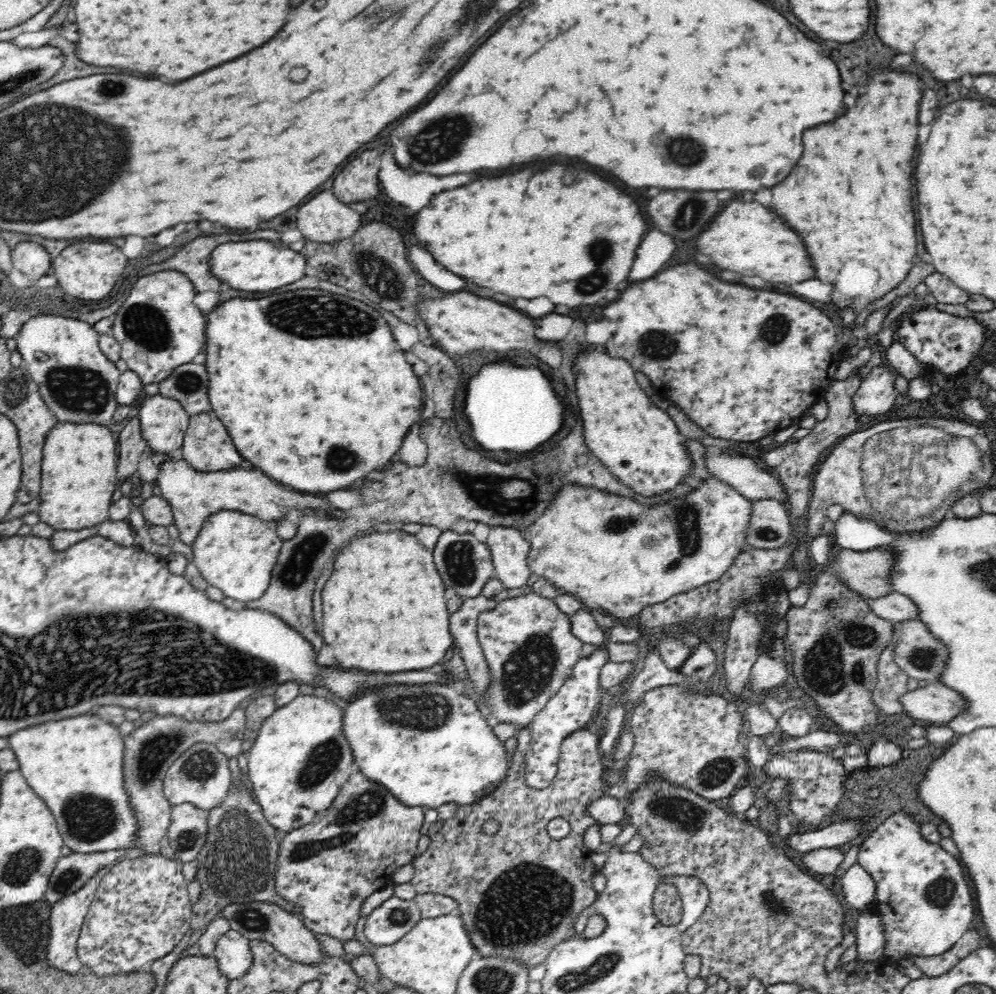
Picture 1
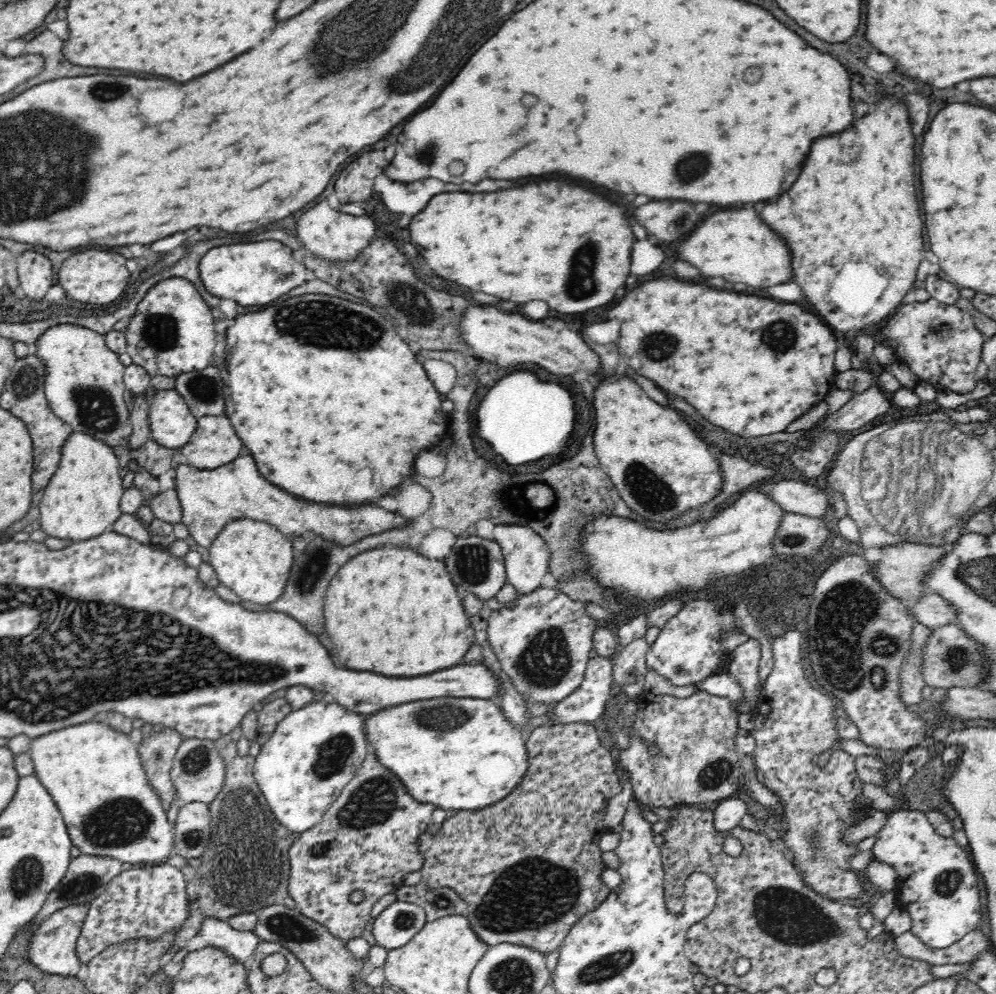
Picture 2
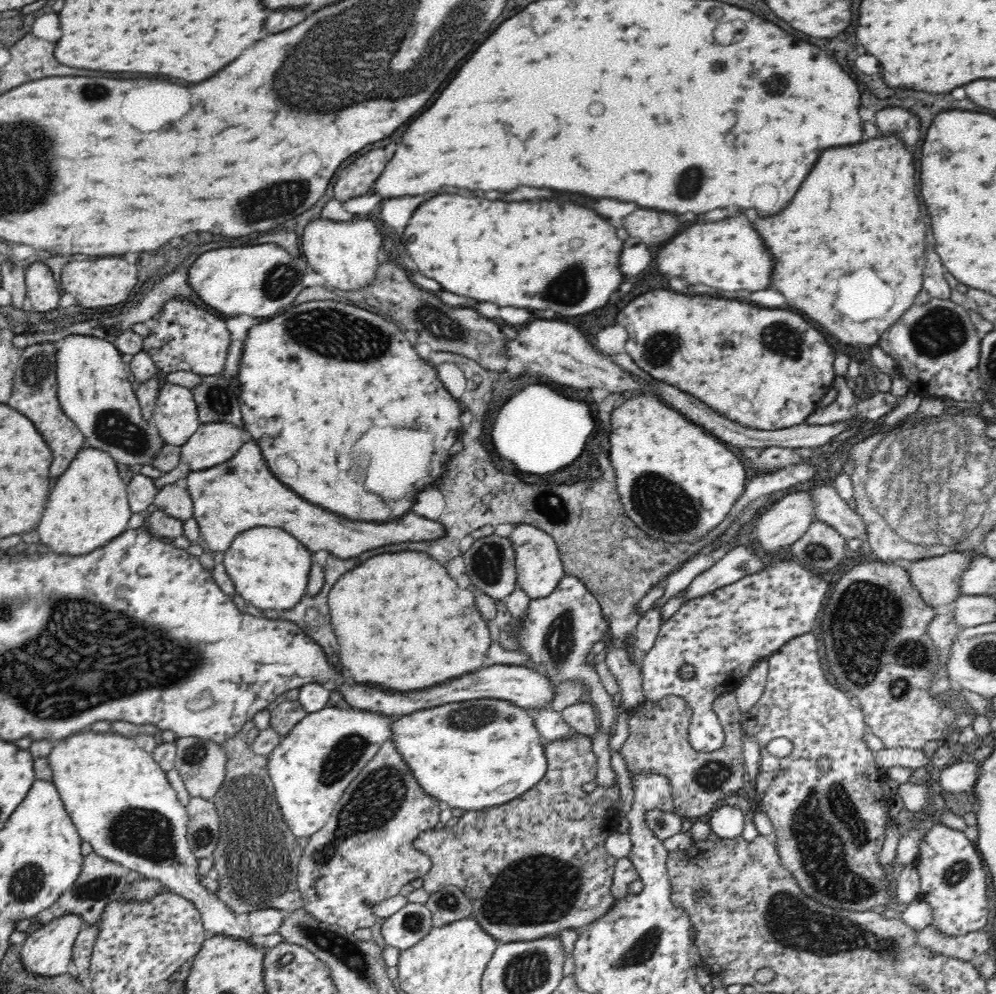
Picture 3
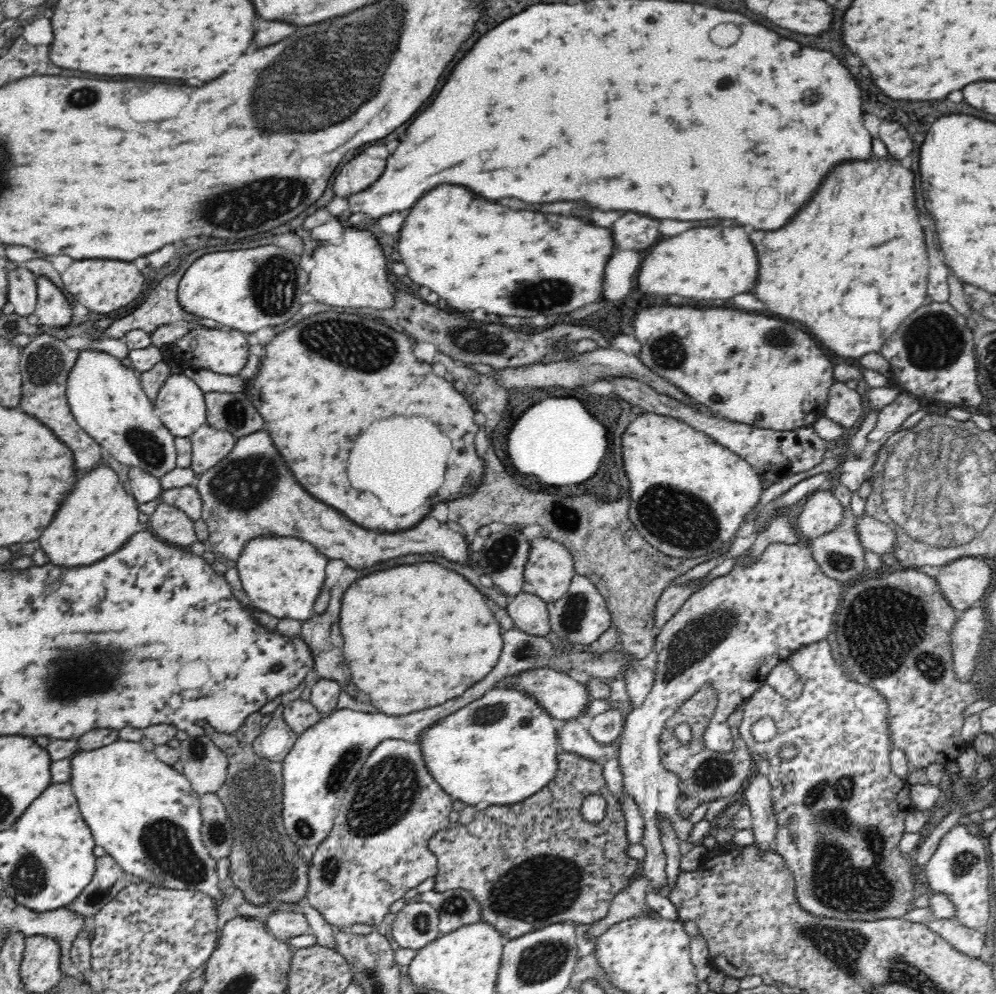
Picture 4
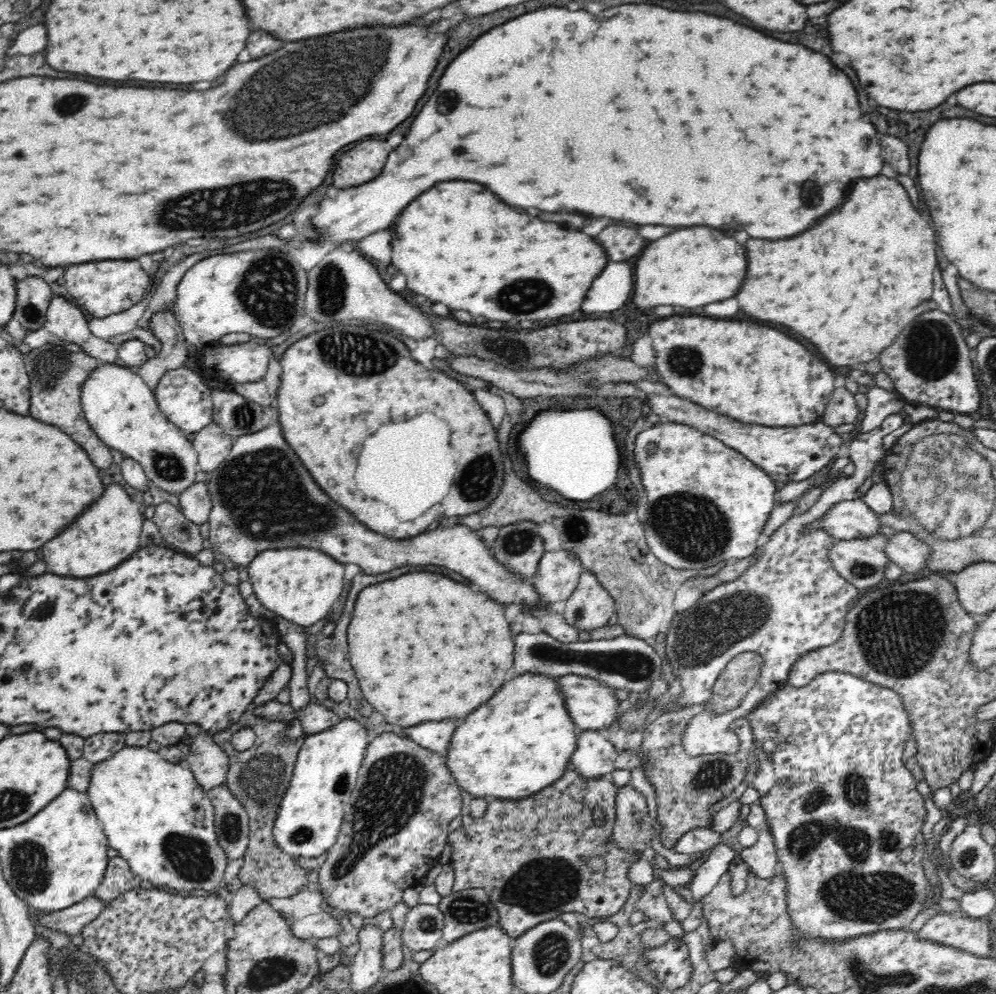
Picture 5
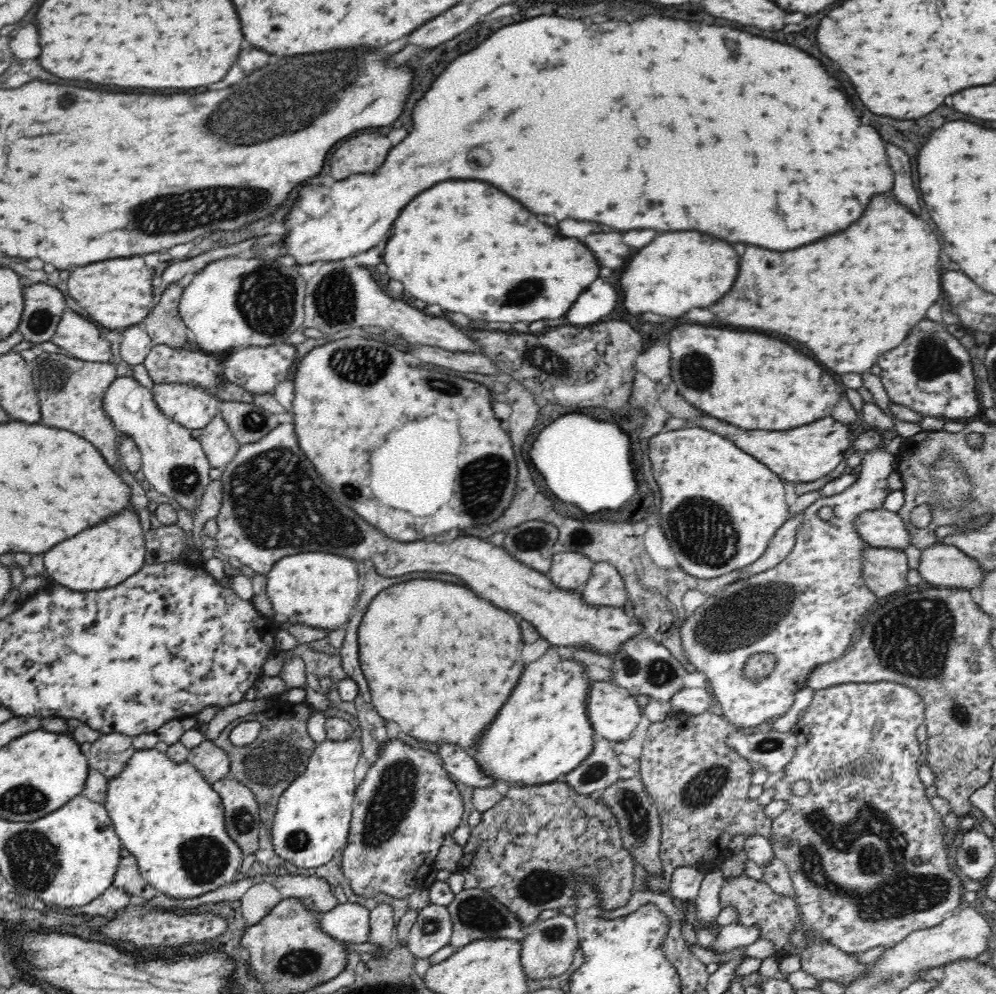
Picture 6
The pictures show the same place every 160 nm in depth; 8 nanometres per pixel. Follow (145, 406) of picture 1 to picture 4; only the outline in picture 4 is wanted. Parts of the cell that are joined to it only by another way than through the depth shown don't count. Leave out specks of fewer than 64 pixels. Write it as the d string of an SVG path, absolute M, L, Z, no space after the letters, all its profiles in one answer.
M176 373L170 376L164 386L160 388L160 392L156 401L153 403L154 413L164 424L164 427L175 438L189 438L196 433L203 425L207 425L206 420L206 404L204 392L190 378L183 374Z

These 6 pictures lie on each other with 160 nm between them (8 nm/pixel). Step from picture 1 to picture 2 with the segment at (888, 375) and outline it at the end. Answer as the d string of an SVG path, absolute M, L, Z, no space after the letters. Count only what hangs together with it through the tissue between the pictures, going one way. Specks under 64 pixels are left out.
M876 384L866 391L854 394L849 402L826 419L823 428L830 431L857 430L885 414L891 404L890 394Z

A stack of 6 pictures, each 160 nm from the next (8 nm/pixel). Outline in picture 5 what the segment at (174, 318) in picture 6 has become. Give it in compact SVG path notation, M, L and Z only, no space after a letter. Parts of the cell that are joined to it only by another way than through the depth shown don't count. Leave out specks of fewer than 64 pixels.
M174 311L153 314L151 332L160 340L162 348L135 370L144 383L155 391L168 370L176 370L184 366L187 340Z

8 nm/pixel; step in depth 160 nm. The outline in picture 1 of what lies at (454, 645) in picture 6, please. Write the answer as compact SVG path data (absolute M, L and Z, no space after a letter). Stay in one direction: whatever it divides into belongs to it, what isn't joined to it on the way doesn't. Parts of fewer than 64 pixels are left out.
M400 527L393 530L381 531L380 528L377 530L366 530L364 534L356 534L356 538L350 538L350 542L342 548L336 550L336 560L334 560L332 566L336 572L330 574L328 582L324 582L324 588L322 588L322 610L324 610L324 618L322 618L322 632L321 638L326 640L332 648L334 648L334 654L336 654L336 660L342 664L342 668L350 668L355 670L356 668L366 668L366 673L370 670L374 672L406 672L406 670L422 671L422 668L428 668L428 666L434 666L441 662L446 654L448 648L452 648L453 643L450 638L450 629L448 629L448 618L450 613L446 609L446 598L444 597L444 583L440 578L440 573L434 565L434 559L432 556L432 549L420 544L417 536L413 533L408 533L400 529Z

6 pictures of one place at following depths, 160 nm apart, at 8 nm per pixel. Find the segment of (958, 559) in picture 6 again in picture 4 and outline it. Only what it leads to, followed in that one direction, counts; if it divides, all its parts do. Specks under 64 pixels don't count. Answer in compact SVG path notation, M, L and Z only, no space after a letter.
M854 516L856 535L865 550L876 552L876 554L892 554L894 542L896 542L897 531L892 531L886 525L874 517Z

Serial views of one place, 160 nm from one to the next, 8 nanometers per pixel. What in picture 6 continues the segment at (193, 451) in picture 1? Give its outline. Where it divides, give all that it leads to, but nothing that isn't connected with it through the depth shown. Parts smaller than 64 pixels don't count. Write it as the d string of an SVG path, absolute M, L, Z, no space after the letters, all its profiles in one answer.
M216 415L202 430L200 445L210 463L210 468L222 469L234 458L241 445L234 439L222 415Z

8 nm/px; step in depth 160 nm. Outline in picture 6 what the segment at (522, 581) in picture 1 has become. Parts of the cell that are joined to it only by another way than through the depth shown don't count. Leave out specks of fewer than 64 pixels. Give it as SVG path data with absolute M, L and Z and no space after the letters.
M565 551L552 554L550 568L544 573L556 587L576 591L583 587L592 567L595 565L588 557L577 552Z

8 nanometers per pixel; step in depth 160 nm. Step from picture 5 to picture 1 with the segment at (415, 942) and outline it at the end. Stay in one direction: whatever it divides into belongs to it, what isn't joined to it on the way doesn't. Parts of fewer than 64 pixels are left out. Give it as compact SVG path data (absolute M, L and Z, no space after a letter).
M393 895L366 918L363 932L368 942L388 945L421 920L421 911L413 899L403 900Z

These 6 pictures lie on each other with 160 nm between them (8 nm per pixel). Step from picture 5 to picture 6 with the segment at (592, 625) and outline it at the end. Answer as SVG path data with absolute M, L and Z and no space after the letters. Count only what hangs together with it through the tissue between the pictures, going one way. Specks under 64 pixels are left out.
M608 562L595 563L588 580L580 588L580 597L590 607L624 606L626 589L618 569Z

